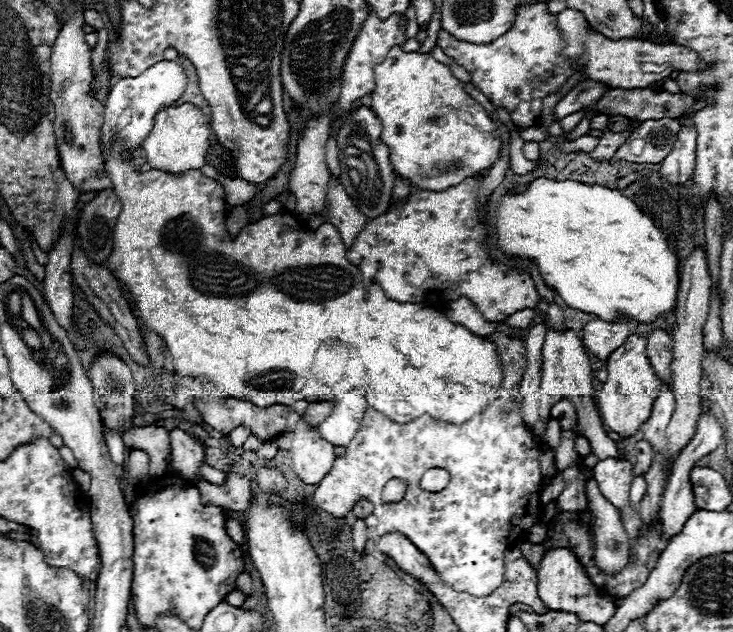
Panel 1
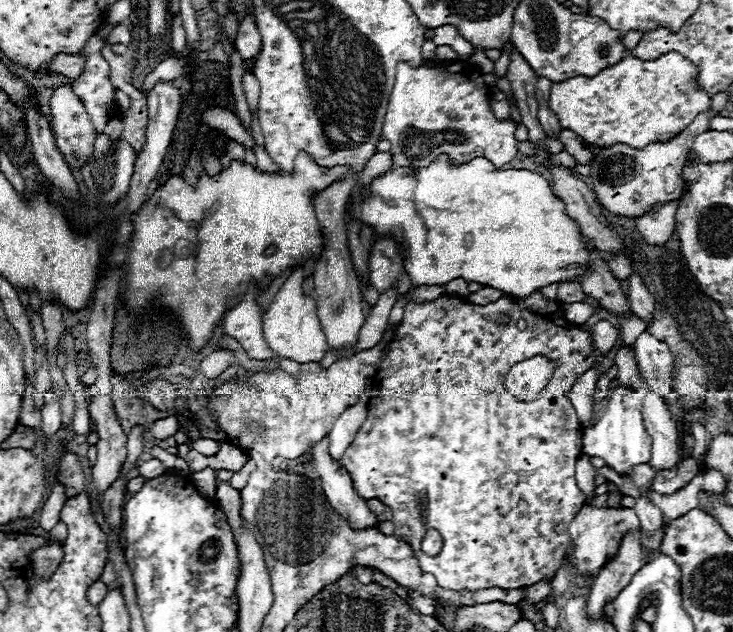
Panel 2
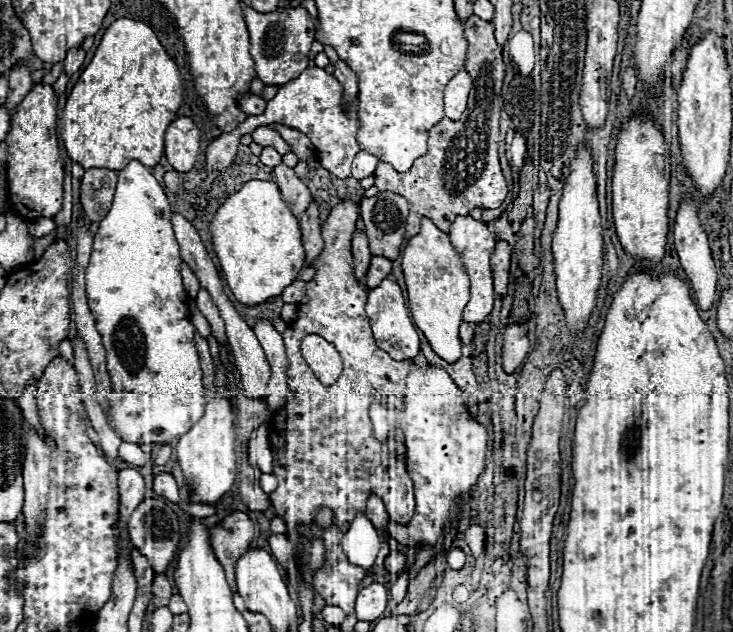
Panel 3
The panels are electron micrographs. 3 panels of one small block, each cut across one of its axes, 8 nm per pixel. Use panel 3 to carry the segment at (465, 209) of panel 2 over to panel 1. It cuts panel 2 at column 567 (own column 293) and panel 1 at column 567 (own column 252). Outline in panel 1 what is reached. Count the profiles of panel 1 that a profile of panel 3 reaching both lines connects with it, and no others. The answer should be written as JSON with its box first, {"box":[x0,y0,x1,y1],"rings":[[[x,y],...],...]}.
{"box":[494,178,678,322],"rings":[[[534,178],[522,192],[508,192],[500,198],[498,206],[496,206],[496,216],[494,216],[494,236],[496,236],[496,248],[506,254],[508,258],[520,258],[520,260],[530,260],[536,262],[540,276],[544,278],[544,282],[554,288],[568,306],[578,308],[582,312],[588,314],[596,314],[602,320],[612,320],[616,316],[616,312],[622,312],[626,316],[630,316],[636,322],[654,322],[656,318],[660,318],[662,314],[674,312],[676,310],[676,294],[678,294],[678,264],[676,264],[676,256],[674,250],[668,246],[666,236],[654,226],[654,222],[640,212],[640,208],[628,200],[626,196],[622,196],[616,190],[608,190],[602,186],[588,186],[582,182],[574,182],[574,180],[550,180],[550,178]]]}

